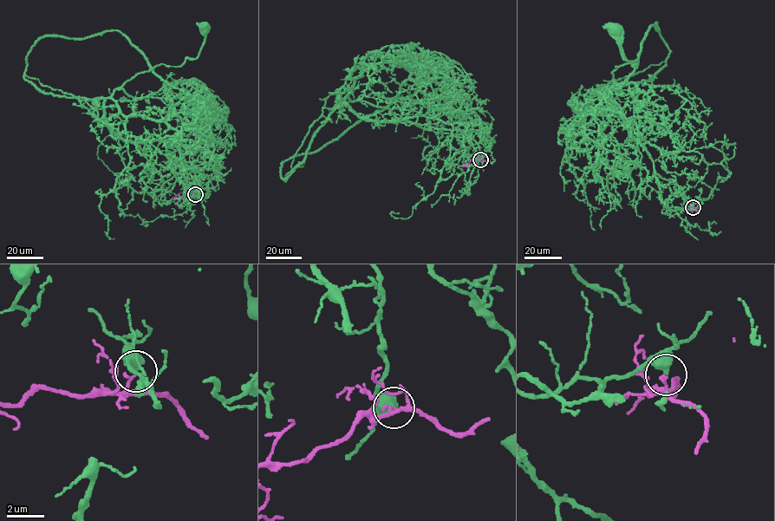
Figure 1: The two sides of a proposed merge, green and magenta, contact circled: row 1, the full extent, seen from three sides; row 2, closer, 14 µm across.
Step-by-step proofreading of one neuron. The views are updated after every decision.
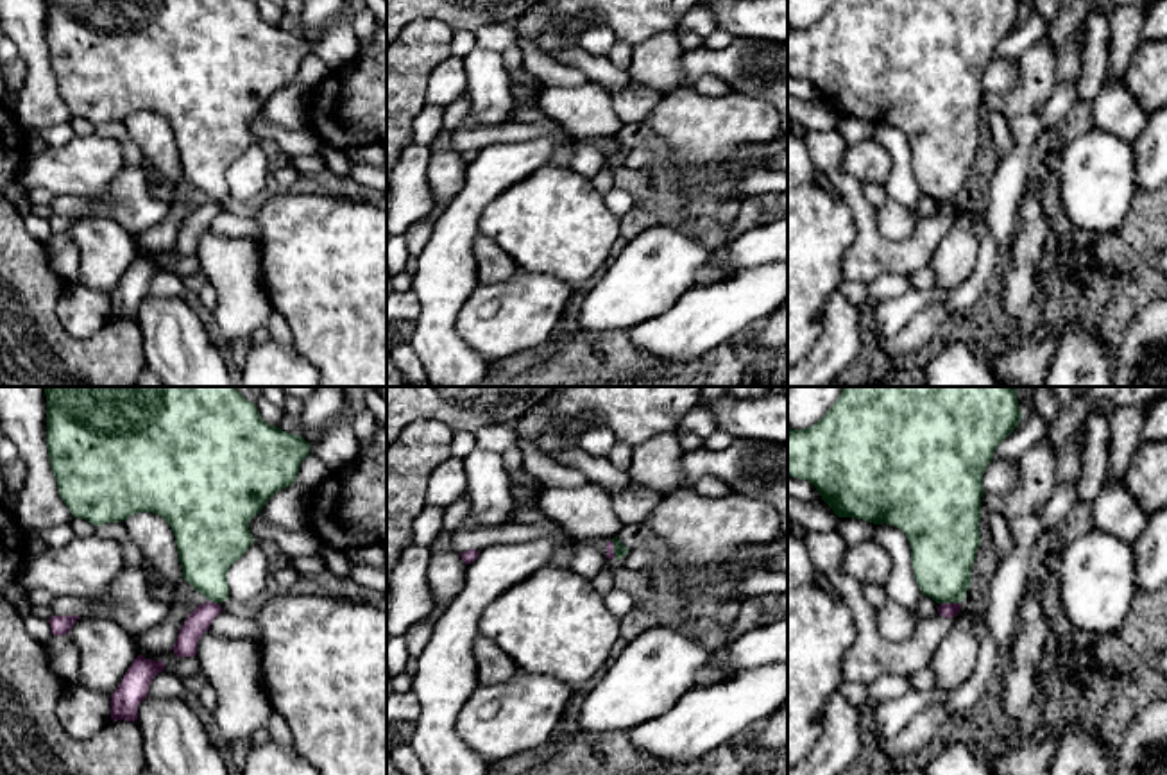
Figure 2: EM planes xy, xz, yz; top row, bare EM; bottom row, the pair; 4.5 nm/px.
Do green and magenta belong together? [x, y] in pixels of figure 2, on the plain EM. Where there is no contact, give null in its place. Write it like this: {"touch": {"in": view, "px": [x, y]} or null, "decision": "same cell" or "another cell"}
{"touch": {"in": "yz", "px": [951, 201]}, "decision": "another cell"}

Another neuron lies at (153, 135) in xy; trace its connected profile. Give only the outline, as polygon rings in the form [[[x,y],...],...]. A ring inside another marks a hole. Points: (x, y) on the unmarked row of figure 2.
[[[140,111],[124,120],[147,170],[158,172],[170,186],[183,181],[183,165],[170,123],[158,113]]]

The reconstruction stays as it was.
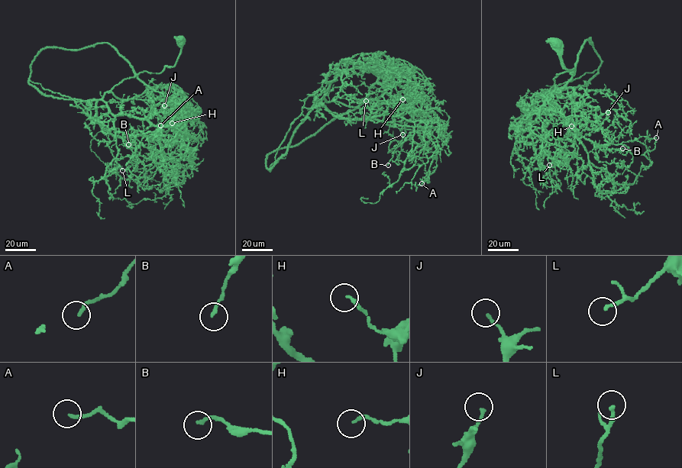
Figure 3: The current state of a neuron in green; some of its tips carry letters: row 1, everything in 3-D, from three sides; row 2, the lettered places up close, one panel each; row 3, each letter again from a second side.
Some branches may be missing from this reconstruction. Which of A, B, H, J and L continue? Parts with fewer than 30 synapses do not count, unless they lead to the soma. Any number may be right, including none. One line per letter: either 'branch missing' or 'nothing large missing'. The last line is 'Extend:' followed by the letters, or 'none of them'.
A: nothing large missing
B: nothing large missing
H: nothing large missing
J: nothing large missing
L: branch missing
Extend: L

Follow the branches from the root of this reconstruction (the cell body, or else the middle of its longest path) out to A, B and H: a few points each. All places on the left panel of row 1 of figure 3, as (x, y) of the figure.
A: (181, 40), (175, 66), (122, 80), (96, 104), (114, 134), (174, 140), (189, 131), (160, 125)
B: (181, 40), (175, 66), (122, 80), (97, 101), (95, 115), (112, 133), (156, 139), (154, 145), (128, 144)
H: (181, 40), (175, 66), (111, 90), (124, 100), (156, 100), (147, 85), (161, 92), (184, 114), (172, 123)

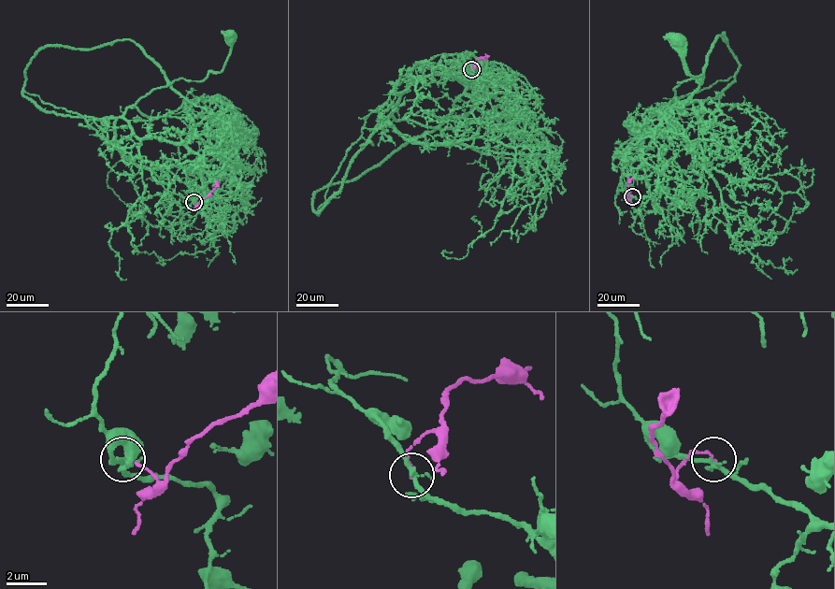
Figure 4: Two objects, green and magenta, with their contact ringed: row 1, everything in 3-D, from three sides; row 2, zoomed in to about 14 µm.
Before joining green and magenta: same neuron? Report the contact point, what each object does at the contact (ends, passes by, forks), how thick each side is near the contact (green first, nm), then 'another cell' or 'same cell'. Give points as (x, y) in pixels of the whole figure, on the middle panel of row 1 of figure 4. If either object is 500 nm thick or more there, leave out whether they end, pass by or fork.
at (471, 69); green forks there; magenta ends there; 200 nm thick on the green side, 120 nm on the other; same cell

